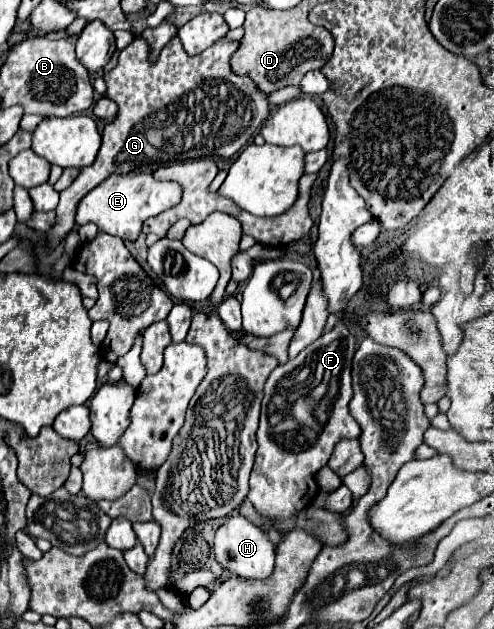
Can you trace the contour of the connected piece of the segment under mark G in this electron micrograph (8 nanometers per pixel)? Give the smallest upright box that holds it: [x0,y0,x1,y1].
[47,34,269,246]

